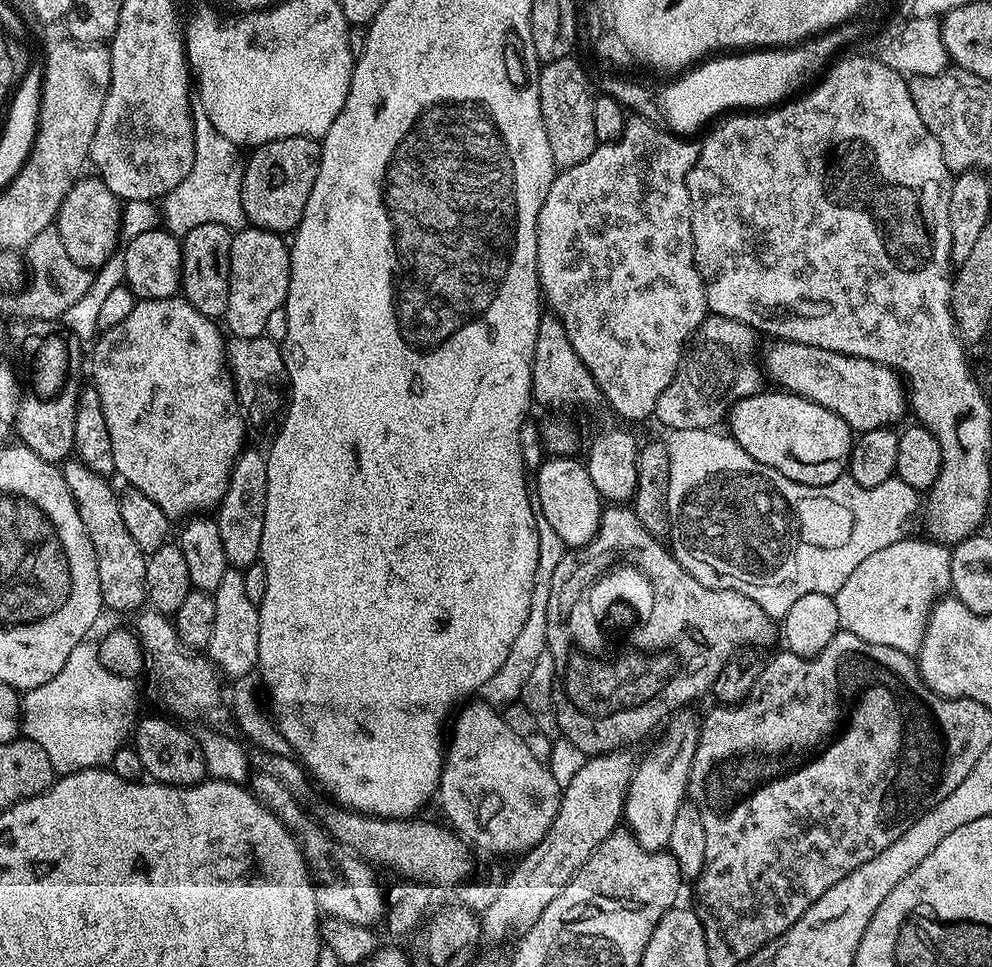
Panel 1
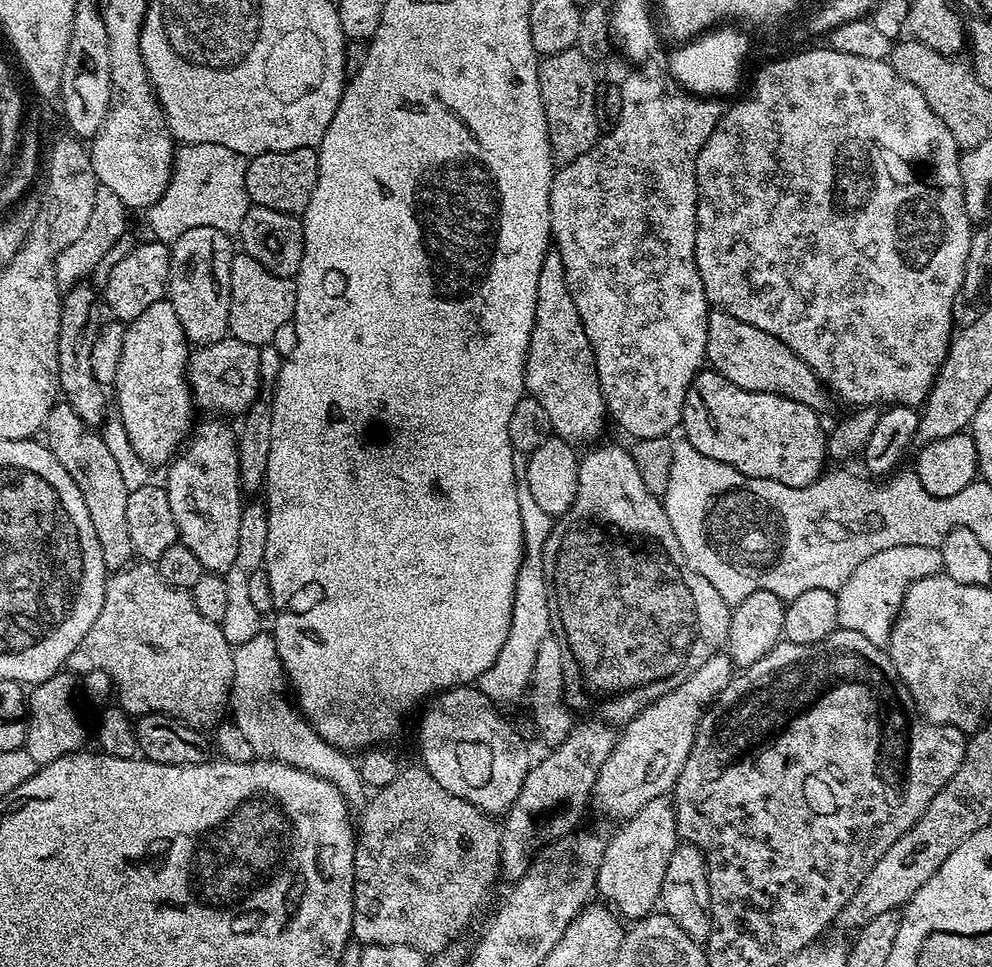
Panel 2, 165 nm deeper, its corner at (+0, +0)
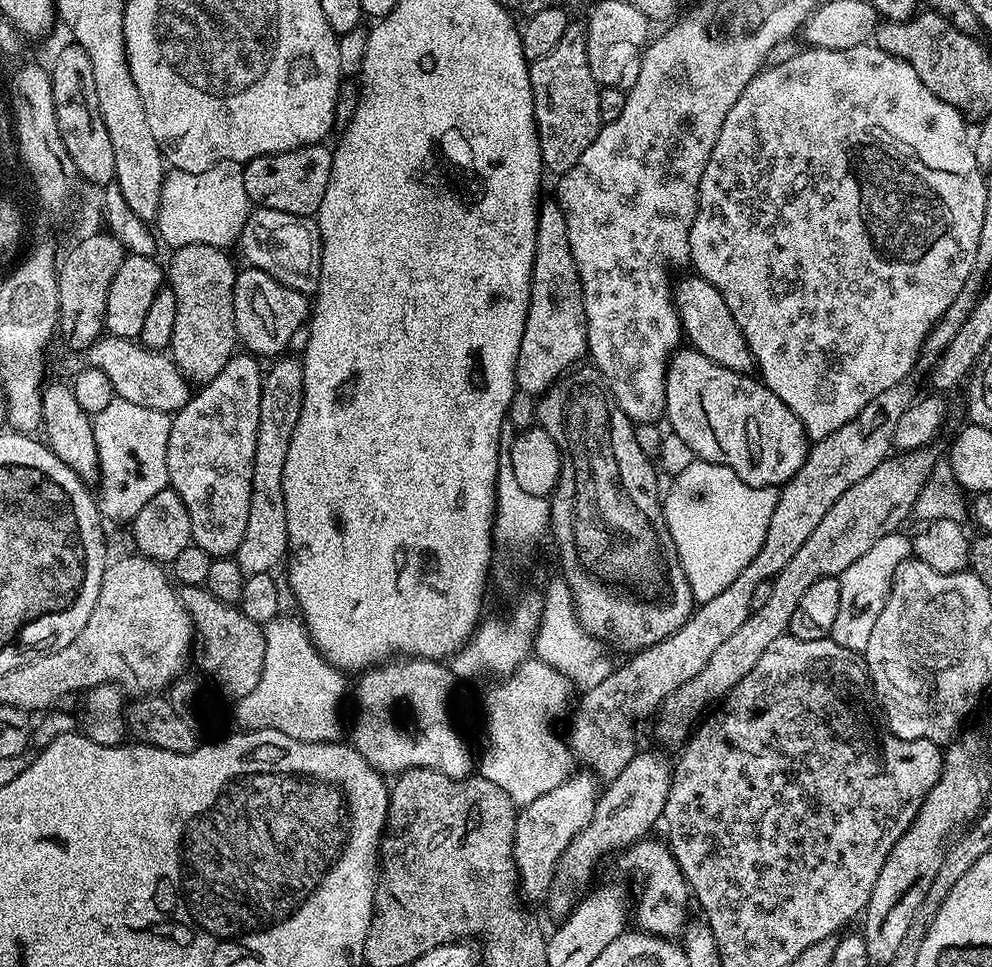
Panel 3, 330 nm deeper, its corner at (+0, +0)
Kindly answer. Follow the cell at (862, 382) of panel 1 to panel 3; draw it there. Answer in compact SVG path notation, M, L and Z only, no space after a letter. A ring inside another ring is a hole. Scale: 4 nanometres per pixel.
M689 274L685 280L677 279L674 284L674 299L680 315L680 326L687 343L697 352L706 354L718 366L726 366L726 370L751 373L754 368L752 352L748 349L742 330L738 330L738 322L734 322L734 314L730 314L730 306L722 298L710 282L700 276Z

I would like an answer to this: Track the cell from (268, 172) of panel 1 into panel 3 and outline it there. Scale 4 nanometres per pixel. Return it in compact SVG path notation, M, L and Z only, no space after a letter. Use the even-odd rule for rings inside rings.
M323 143L308 144L289 152L259 156L243 167L246 193L255 207L315 217L318 206L322 206L322 194L326 194L326 186L330 182L332 148Z

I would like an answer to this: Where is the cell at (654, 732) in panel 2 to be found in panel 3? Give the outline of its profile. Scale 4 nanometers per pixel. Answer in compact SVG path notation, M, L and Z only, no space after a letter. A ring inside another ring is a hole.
M929 446L889 455L888 459L874 466L874 470L870 470L862 482L854 482L854 486L850 486L850 490L846 490L846 494L842 494L842 498L838 498L830 510L826 510L822 522L814 526L810 538L802 542L798 554L794 554L794 558L782 566L778 575L772 577L772 589L766 602L753 607L751 616L742 622L742 626L738 626L738 630L734 630L734 634L730 634L730 638L726 638L726 642L722 642L722 646L718 646L718 650L714 650L714 654L710 654L710 662L698 675L664 699L655 717L656 736L662 743L679 745L687 741L694 725L701 719L700 711L711 700L719 701L727 696L735 684L742 682L742 678L746 678L746 674L758 666L758 658L766 654L770 642L788 632L790 618L794 610L798 610L802 594L806 594L806 590L814 586L818 578L840 577L846 566L858 562L858 558L862 558L862 554L866 554L866 550L870 550L878 538L886 538L886 534L897 531L900 523L913 515L918 494L934 476L934 449Z

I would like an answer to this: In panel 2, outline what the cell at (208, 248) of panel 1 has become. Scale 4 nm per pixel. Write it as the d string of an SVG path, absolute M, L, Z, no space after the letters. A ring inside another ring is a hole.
M197 226L187 230L170 244L170 274L166 299L171 302L174 314L178 314L178 322L182 322L182 330L186 334L189 345L203 346L225 339L229 335L230 322L230 270L232 269L232 249L234 240L231 235L211 226Z

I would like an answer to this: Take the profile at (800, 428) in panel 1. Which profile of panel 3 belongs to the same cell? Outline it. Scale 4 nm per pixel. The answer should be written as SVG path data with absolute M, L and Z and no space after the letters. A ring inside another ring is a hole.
M691 346L681 347L672 353L668 362L668 377L666 378L666 421L668 428L686 446L690 446L693 457L705 460L711 464L727 464L746 482L755 488L774 488L783 486L806 462L810 441L802 422L778 398L778 394L771 392L755 375L726 370L726 366L718 366L706 354L697 352Z

